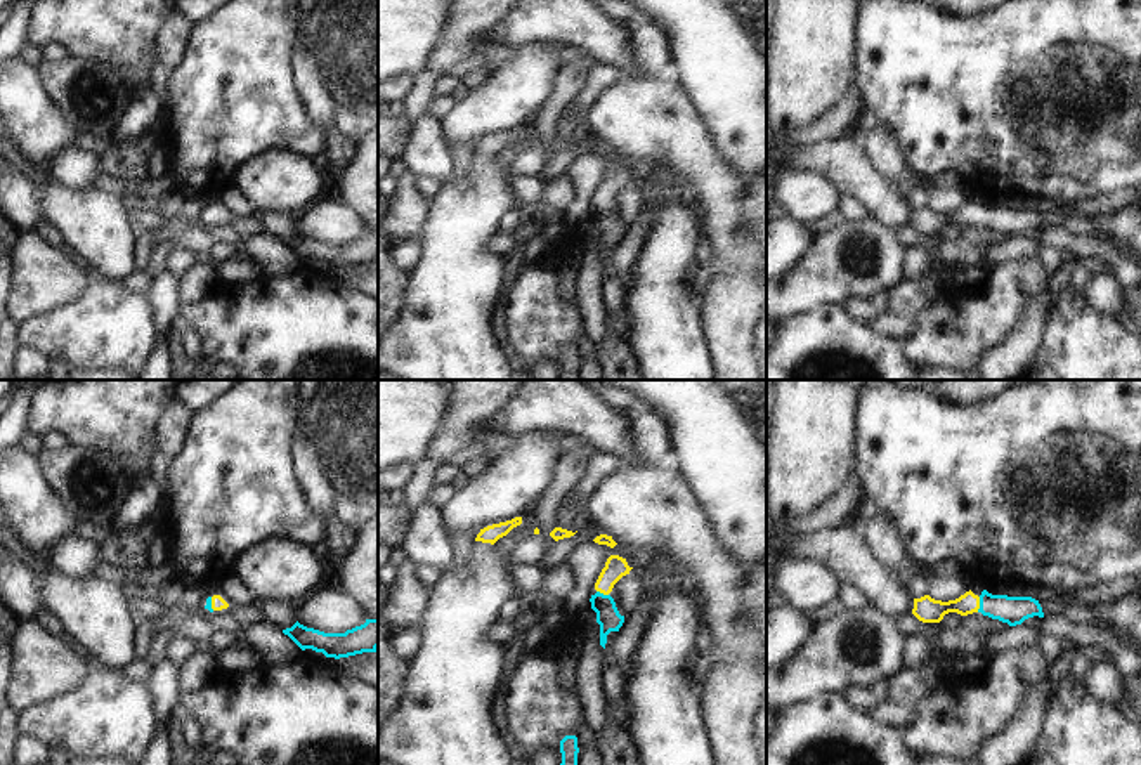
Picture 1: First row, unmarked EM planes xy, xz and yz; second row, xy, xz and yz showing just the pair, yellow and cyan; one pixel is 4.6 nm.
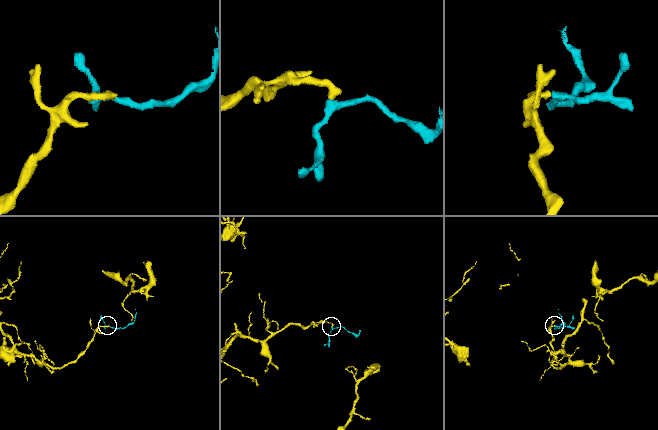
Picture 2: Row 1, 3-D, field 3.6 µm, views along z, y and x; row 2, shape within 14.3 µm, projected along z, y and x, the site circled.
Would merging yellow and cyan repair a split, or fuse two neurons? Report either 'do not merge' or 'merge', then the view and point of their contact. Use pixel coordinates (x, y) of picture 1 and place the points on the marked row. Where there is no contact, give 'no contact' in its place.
merge | yz (978, 604)

